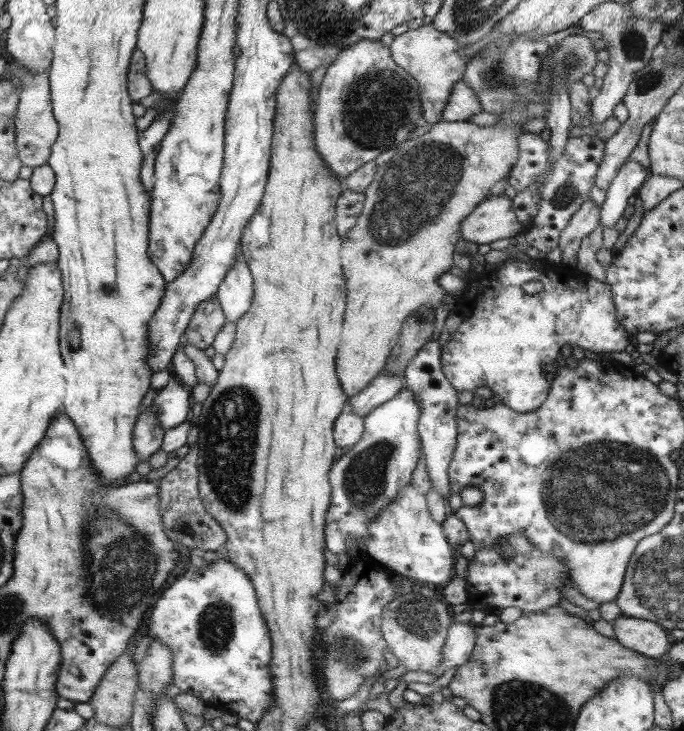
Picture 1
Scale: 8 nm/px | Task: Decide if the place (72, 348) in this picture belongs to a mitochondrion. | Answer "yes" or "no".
no

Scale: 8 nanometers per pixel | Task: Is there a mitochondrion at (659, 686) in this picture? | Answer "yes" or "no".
no

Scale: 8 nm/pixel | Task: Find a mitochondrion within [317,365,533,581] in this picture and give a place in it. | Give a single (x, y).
(364, 477)

